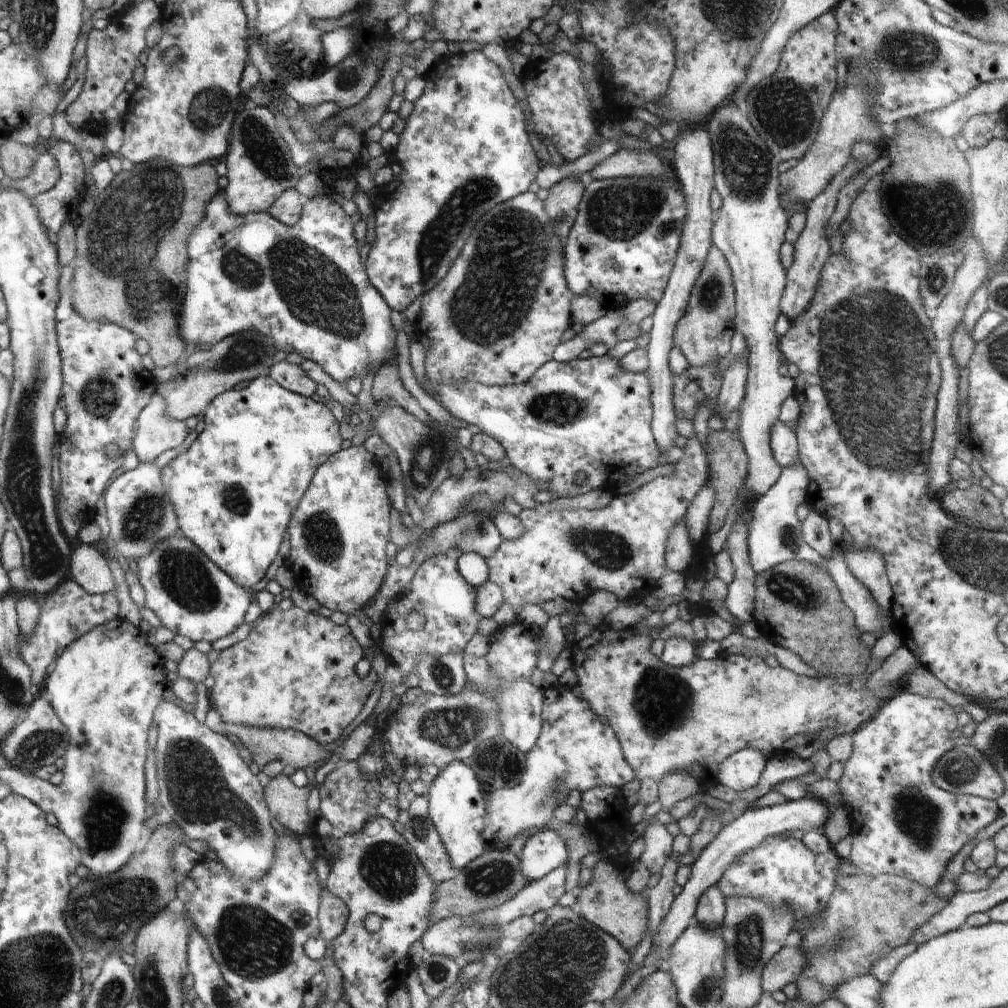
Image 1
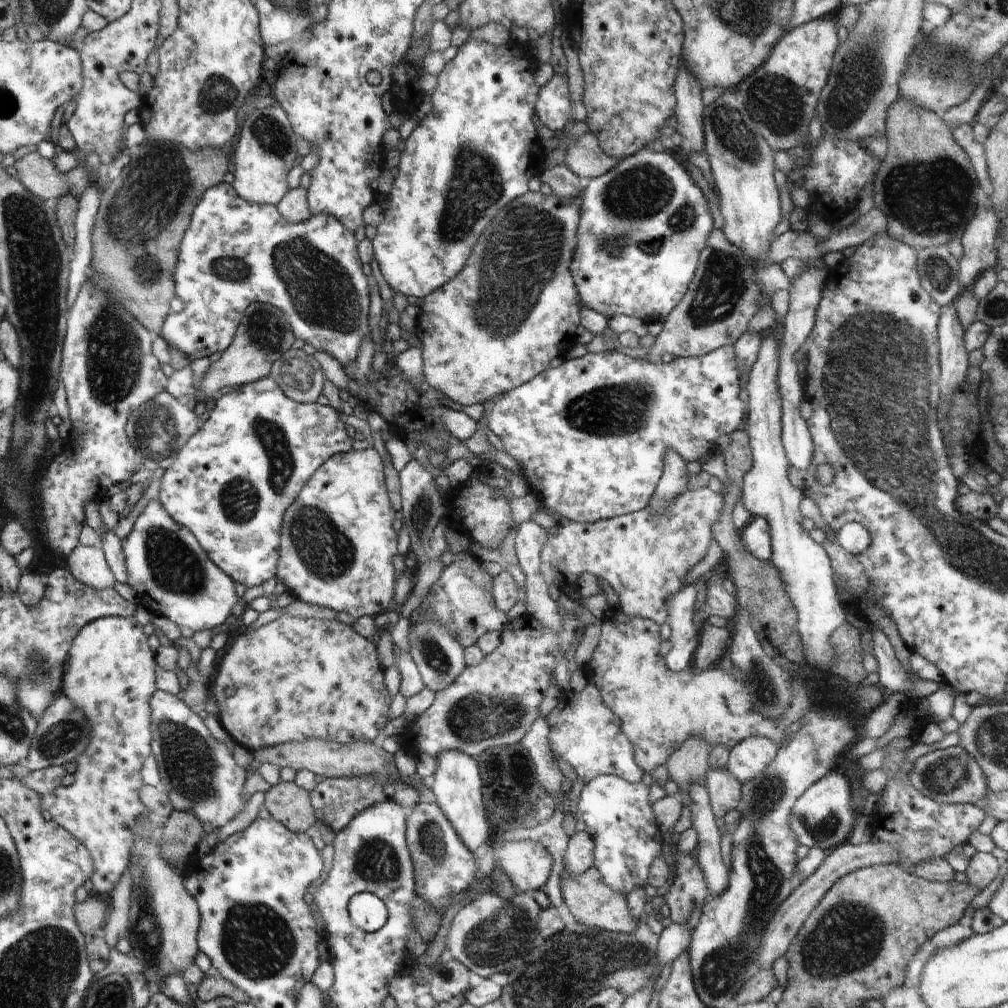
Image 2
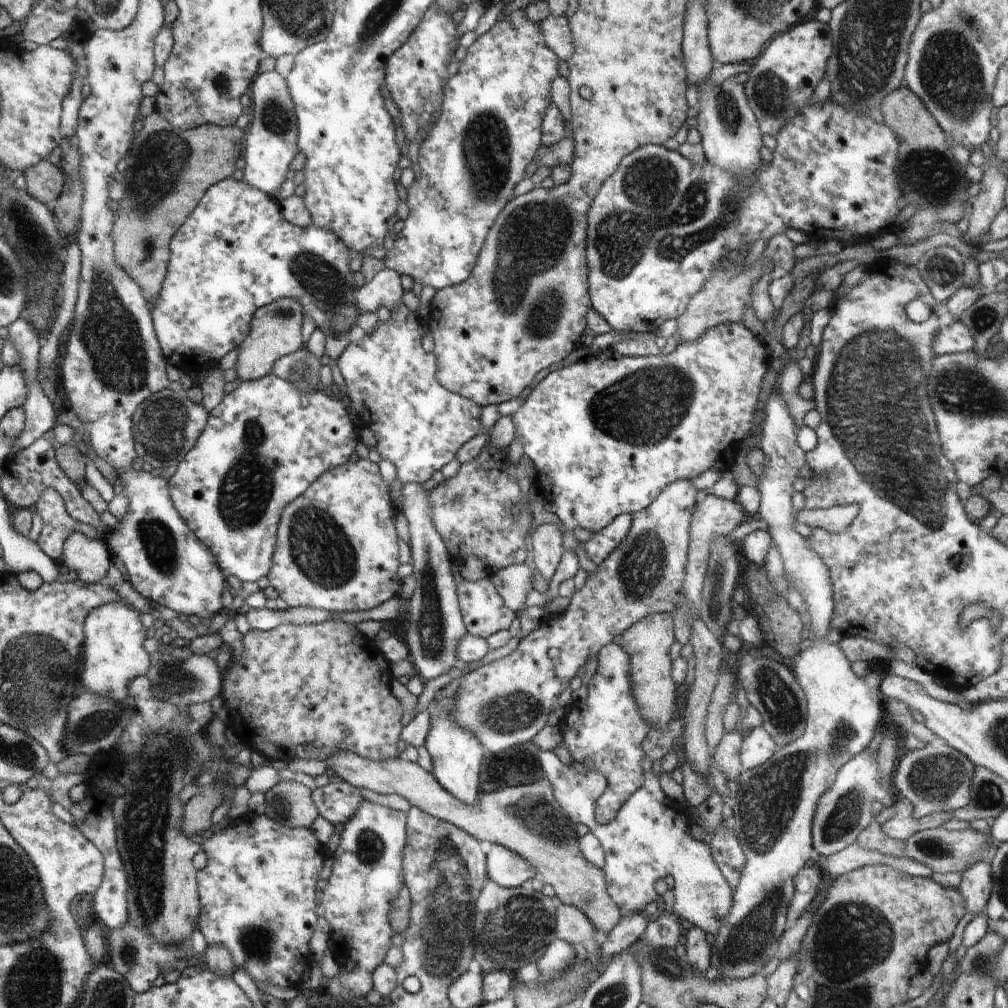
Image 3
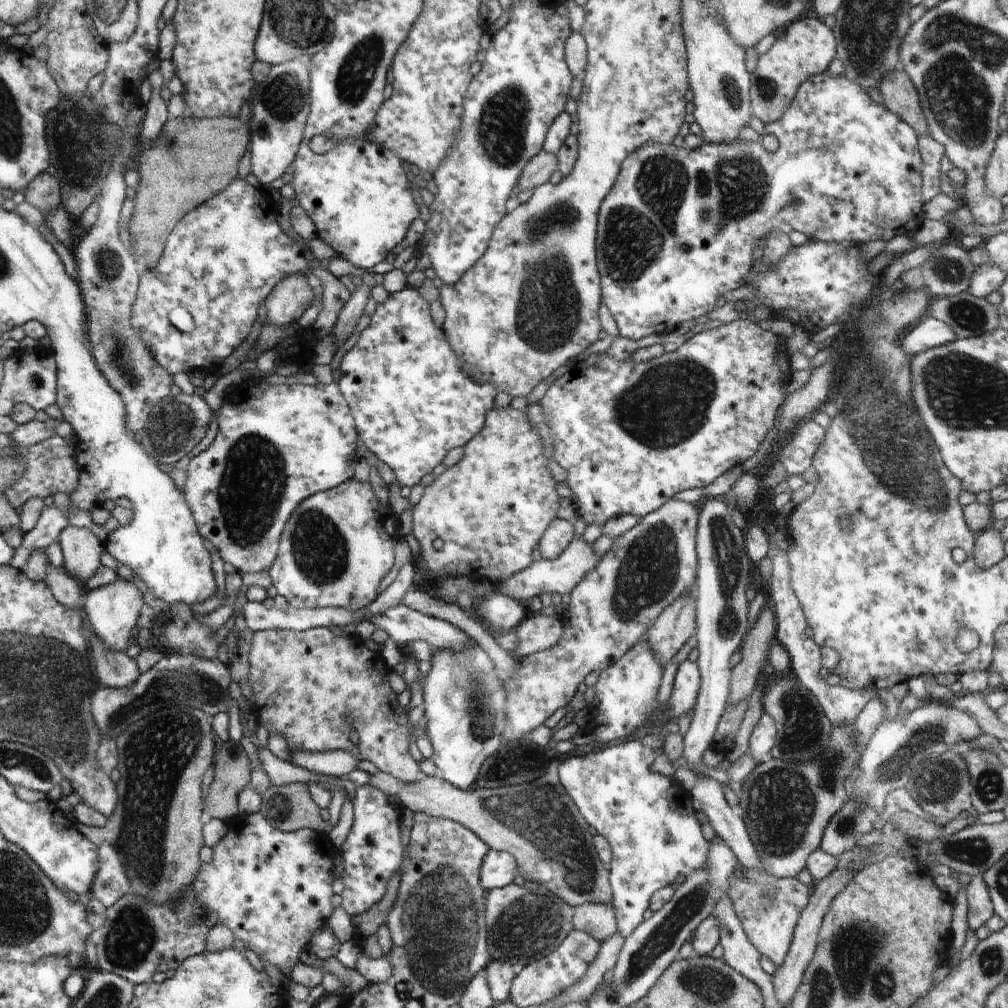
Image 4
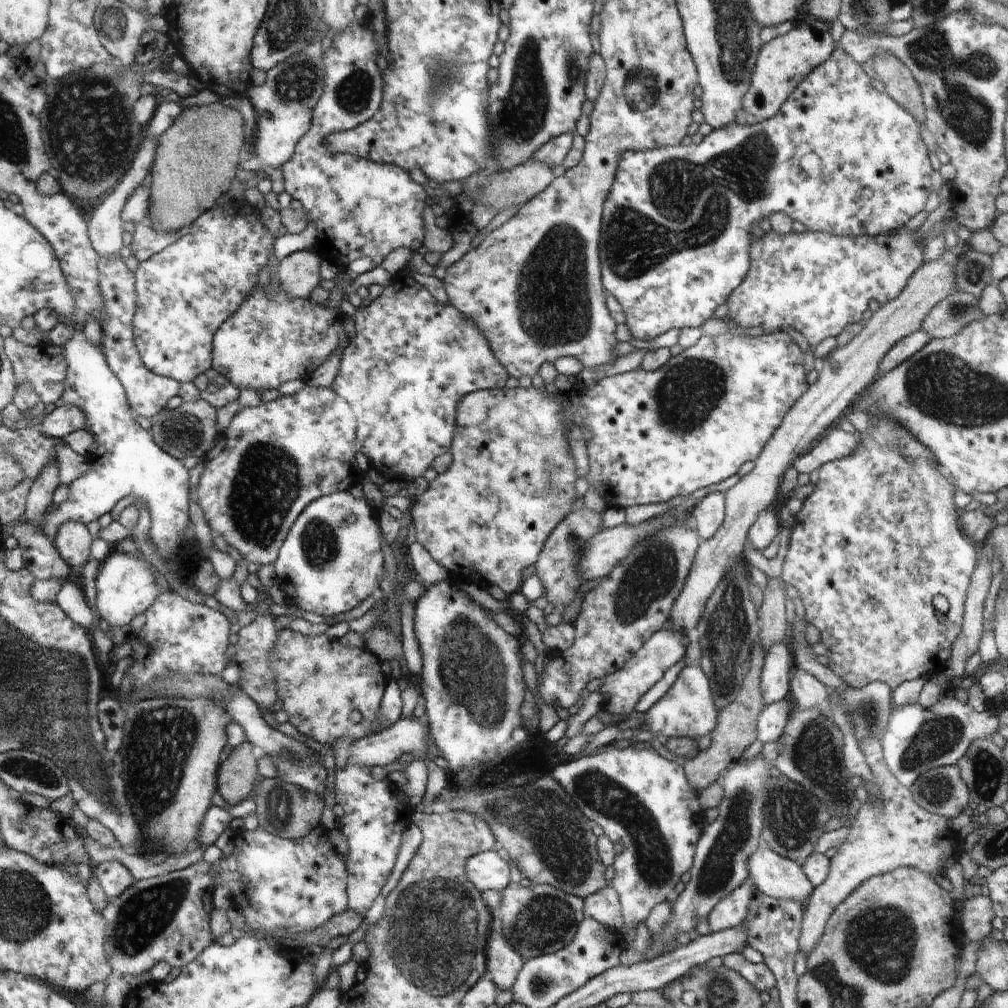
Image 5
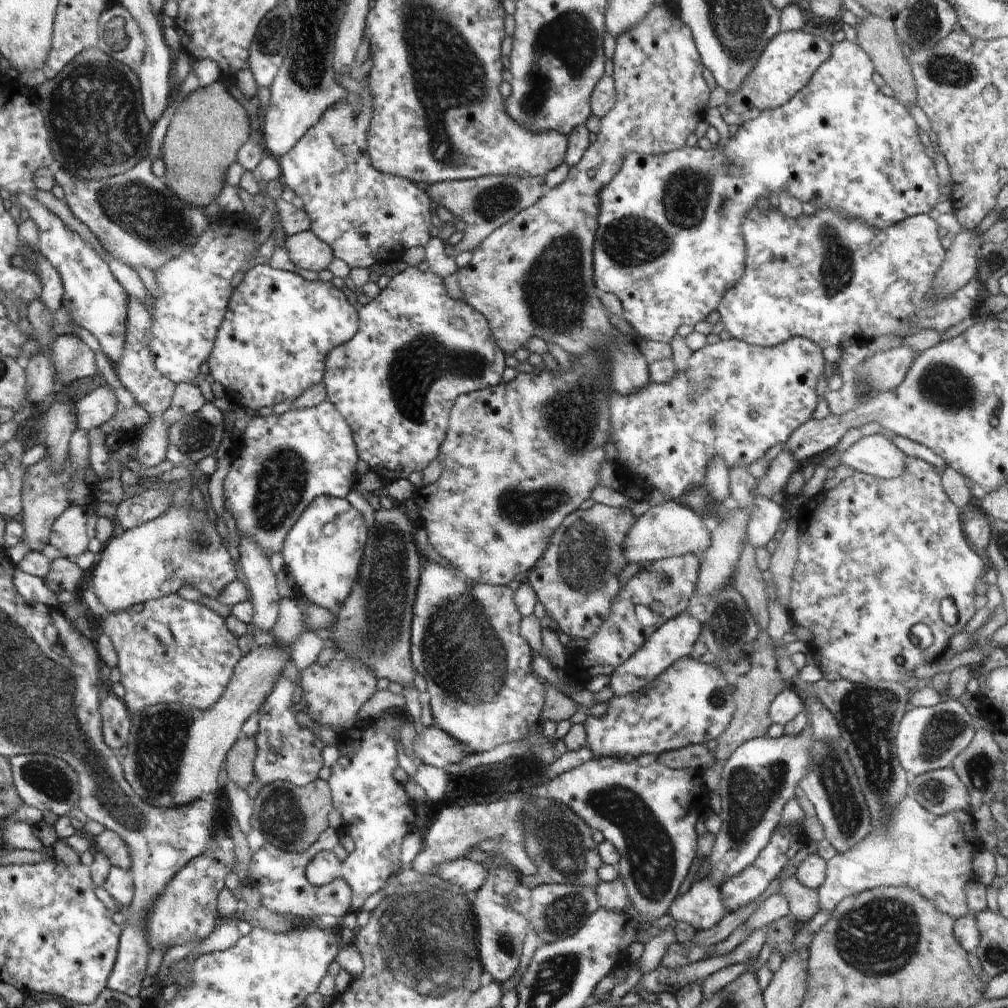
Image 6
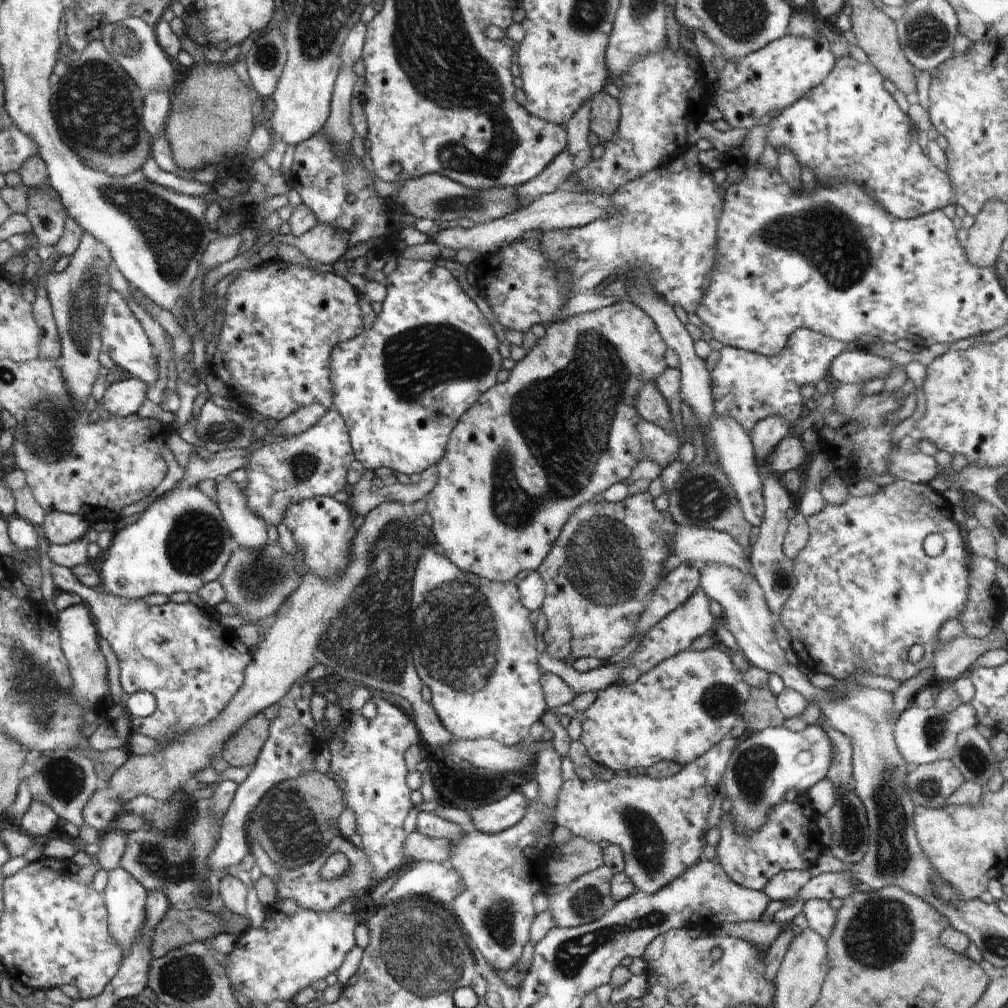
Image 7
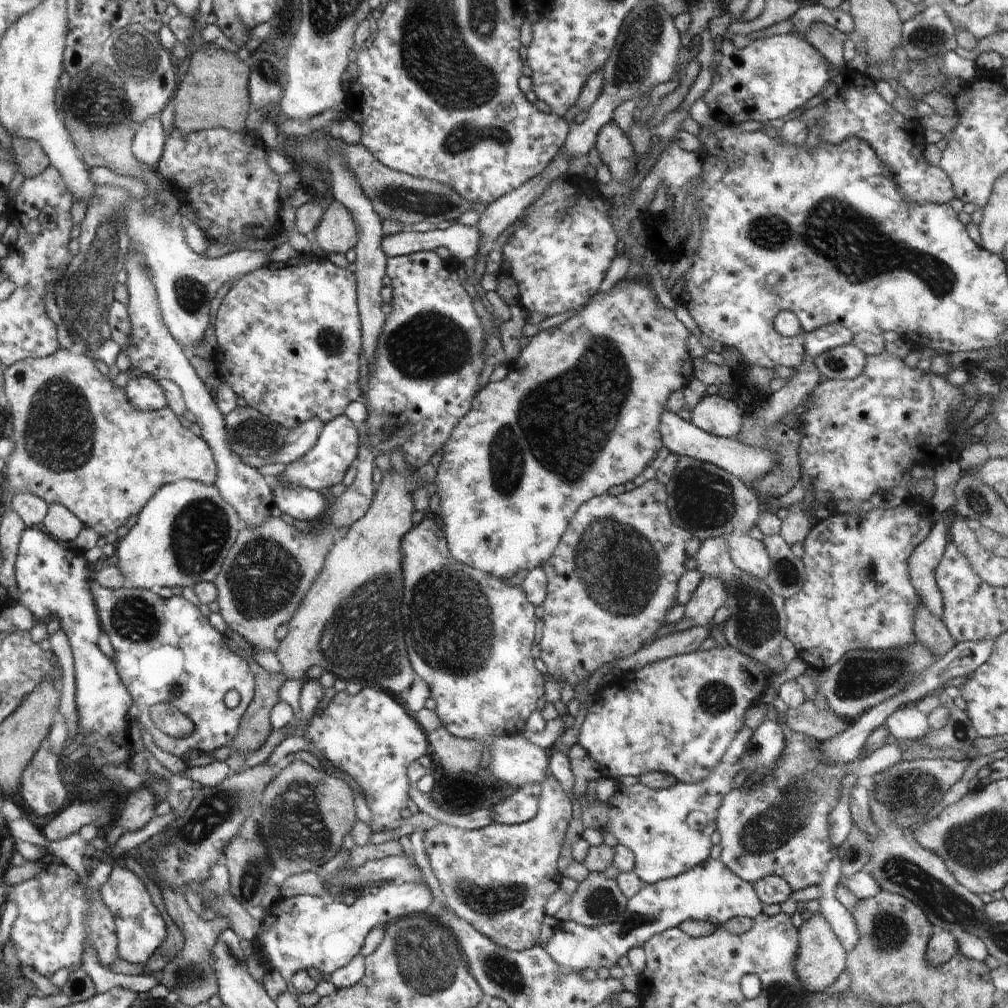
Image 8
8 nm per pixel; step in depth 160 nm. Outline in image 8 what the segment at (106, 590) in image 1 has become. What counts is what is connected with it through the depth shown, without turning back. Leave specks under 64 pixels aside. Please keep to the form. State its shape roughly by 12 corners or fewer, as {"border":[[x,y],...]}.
{"border":[[48,505],[41,527],[62,542],[84,528],[73,512]]}

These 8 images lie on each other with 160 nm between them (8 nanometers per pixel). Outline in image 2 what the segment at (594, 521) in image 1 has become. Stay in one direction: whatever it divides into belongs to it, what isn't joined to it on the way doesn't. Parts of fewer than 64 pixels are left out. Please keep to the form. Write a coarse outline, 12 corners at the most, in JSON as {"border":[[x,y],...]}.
{"border":[[722,494],[548,531],[540,572],[566,596],[608,582],[624,613],[668,623],[706,556]]}

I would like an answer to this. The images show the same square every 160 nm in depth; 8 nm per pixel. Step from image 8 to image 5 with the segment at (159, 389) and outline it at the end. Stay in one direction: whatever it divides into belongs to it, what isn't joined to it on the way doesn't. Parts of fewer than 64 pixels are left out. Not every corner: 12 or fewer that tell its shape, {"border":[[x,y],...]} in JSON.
{"border":[[62,405],[37,427],[42,434],[64,440],[85,428],[85,416],[74,405]]}

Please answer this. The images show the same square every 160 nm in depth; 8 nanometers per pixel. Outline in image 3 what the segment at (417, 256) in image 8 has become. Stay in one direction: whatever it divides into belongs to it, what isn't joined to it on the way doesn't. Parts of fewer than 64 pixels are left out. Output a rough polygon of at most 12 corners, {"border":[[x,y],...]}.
{"border":[[416,311],[337,358],[347,401],[402,486],[482,433],[442,386]]}

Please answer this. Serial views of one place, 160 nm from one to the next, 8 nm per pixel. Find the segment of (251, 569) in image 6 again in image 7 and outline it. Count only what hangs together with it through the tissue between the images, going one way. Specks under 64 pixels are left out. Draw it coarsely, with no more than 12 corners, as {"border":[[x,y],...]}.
{"border":[[228,477],[216,483],[217,504],[240,547],[259,549],[267,522]]}

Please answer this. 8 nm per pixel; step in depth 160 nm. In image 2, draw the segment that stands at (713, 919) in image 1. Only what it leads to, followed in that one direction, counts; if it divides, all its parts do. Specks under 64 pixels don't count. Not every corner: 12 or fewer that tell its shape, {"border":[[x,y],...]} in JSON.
{"border":[[692,784],[692,828],[709,898],[729,880],[705,784]]}

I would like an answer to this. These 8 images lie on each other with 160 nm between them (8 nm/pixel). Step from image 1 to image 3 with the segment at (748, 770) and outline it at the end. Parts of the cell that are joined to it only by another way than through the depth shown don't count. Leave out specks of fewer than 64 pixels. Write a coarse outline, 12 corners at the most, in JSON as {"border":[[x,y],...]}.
{"border":[[762,724],[746,732],[739,753],[744,771],[778,750]]}

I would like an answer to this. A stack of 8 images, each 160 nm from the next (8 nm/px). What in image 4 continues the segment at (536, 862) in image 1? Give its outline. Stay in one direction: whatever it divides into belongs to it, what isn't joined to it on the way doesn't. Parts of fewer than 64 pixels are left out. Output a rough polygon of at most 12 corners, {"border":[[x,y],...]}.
{"border":[[488,849],[479,870],[485,892],[512,883],[511,854]]}

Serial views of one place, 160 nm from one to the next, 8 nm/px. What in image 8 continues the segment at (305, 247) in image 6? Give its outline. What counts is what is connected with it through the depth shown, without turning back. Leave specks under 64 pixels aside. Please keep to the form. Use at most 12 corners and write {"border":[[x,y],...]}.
{"border":[[335,200],[314,236],[327,254],[344,254],[358,242],[357,222]]}

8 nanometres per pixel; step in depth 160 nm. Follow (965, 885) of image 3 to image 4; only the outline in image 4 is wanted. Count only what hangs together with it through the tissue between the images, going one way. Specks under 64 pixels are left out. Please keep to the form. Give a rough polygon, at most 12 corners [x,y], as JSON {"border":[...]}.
{"border":[[983,875],[972,877],[968,926],[981,932],[995,914]]}

